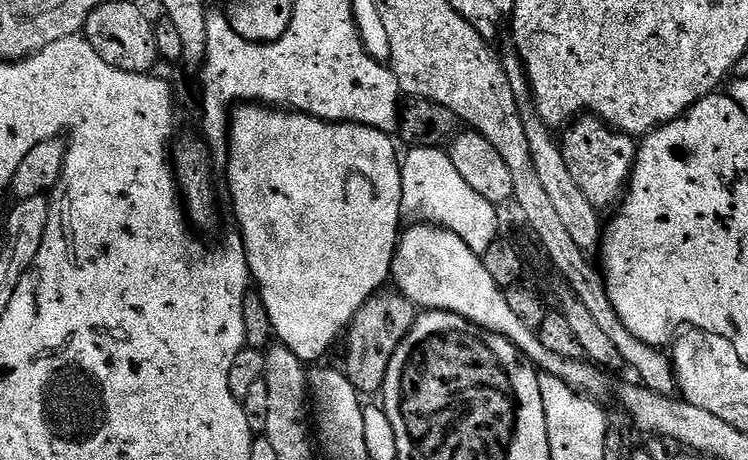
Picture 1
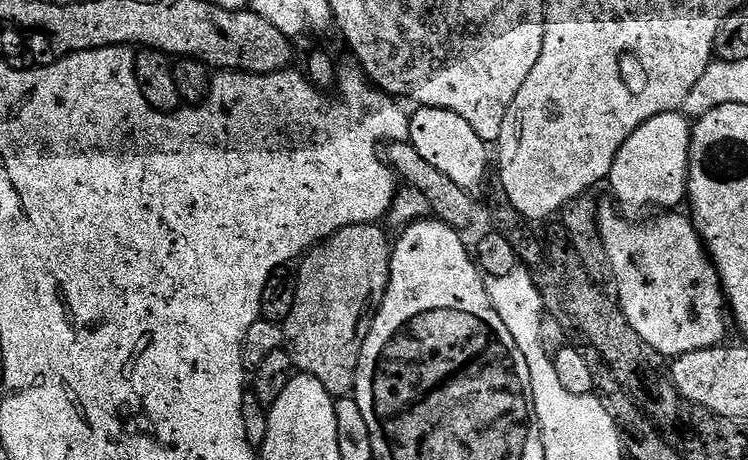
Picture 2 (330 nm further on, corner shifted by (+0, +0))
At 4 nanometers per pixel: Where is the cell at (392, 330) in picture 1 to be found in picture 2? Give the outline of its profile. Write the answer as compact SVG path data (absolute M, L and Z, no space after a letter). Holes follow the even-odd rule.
M379 223L351 224L338 230L327 240L315 245L299 261L300 273L294 276L294 310L290 310L290 318L286 318L282 325L284 348L290 354L293 369L297 373L318 378L318 382L322 382L322 386L326 386L334 398L348 398L355 393L362 346L370 334L372 319L382 306L390 282L394 244L391 239L388 241L387 234L380 227Z

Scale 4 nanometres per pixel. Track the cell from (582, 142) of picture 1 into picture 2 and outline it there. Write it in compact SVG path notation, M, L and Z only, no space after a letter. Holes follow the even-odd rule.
M601 203L598 208L598 230L602 234L602 246L606 246L606 258L612 271L611 283L616 283L615 299L620 305L626 322L630 322L630 326L634 326L634 334L638 334L638 338L642 338L642 342L646 342L646 346L650 346L659 356L665 358L675 358L703 348L721 347L727 341L724 339L728 336L728 324L730 328L730 312L726 307L726 297L724 295L724 287L720 284L720 275L717 274L716 267L712 265L708 249L704 247L704 241L697 234L695 224L692 223L687 215L679 216L681 213L676 210L668 210L663 214L653 215L656 217L653 220L646 221L645 224L635 224L634 221L627 220L623 216L623 214L625 215L623 211L620 212L615 212L610 205Z

